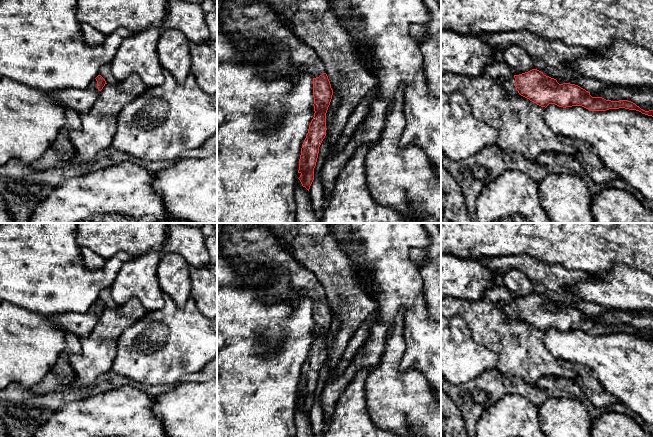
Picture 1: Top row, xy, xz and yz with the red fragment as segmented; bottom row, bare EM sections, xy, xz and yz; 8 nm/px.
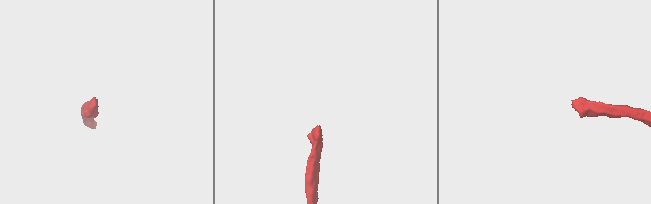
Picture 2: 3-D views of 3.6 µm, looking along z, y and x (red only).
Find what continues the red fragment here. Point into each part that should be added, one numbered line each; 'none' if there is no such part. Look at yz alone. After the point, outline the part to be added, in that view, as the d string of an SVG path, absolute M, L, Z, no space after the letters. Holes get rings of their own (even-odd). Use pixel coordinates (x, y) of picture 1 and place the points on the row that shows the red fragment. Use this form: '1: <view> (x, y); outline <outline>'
1: yz (509, 84); outline M514 76L513 77L510 77L508 79L506 79L505 81L503 81L501 83L501 85L503 86L503 88L511 95L514 95L514 96L517 96L519 95L518 91L516 90L516 87L515 87L515 78Z

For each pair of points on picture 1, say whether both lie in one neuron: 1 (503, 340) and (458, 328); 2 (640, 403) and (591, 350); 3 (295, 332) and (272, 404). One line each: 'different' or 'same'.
1: different
2: same
3: same

